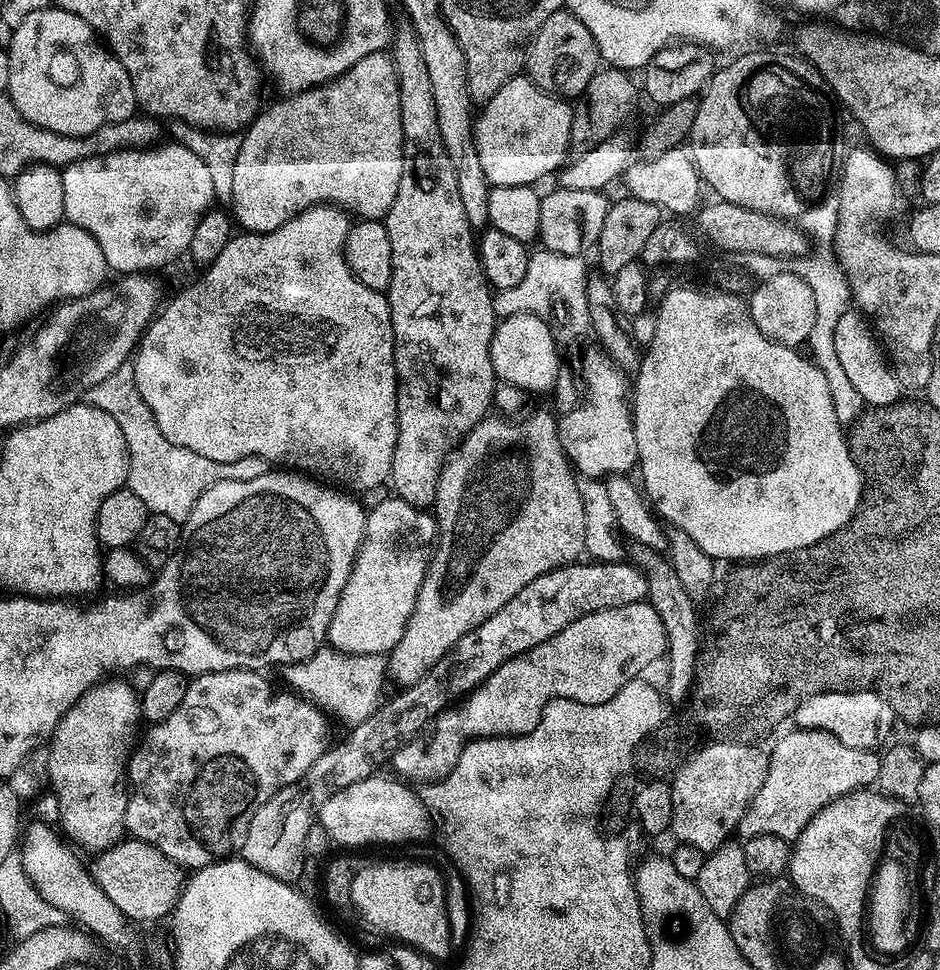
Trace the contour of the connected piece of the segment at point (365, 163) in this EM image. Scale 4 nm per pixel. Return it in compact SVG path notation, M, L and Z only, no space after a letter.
M375 52L362 62L354 62L336 80L330 80L319 88L308 88L305 92L285 95L284 100L272 104L268 109L257 111L252 123L243 129L240 136L240 149L234 162L234 190L232 191L231 215L244 232L269 232L278 230L286 222L301 216L307 208L317 206L335 206L356 218L379 220L387 216L390 206L394 206L394 194L398 194L398 182L402 178L402 158L404 157L404 139L402 138L402 114L400 113L400 95L398 94L398 74L391 55Z

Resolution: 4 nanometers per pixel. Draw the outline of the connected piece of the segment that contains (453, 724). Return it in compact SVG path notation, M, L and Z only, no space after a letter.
M647 602L586 614L542 642L542 646L534 646L534 650L526 650L526 654L498 666L483 684L455 706L445 708L427 731L396 751L390 760L391 771L413 785L435 785L453 772L471 741L533 732L544 707L552 700L577 700L580 704L615 701L631 680L665 655L667 646L662 618Z

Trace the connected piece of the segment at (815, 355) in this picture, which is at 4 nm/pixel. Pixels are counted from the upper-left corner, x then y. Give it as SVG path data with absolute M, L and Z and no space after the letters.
M817 258L812 266L802 270L803 278L810 284L810 289L814 292L817 299L817 321L814 328L810 331L807 347L812 347L810 351L811 359L826 374L826 382L830 382L830 398L834 398L834 414L838 414L838 422L841 426L851 426L855 424L856 417L865 411L864 400L854 390L854 385L846 378L846 373L842 370L842 365L838 362L837 351L834 348L835 326L842 314L849 311L850 293L848 290L848 279L840 271L835 259Z

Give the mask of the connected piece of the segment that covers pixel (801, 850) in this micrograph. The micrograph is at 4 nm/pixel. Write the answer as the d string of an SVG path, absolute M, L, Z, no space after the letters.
M857 790L855 792L849 792L847 796L840 796L837 798L837 800L831 800L827 804L827 806L822 809L822 811L820 811L818 814L814 814L814 818L810 818L810 822L802 830L802 834L791 845L792 857L790 859L788 859L788 870L787 870L786 876L787 876L787 879L790 881L790 884L791 884L790 879L792 879L792 884L794 886L793 889L795 889L795 891L797 893L812 892L812 898L819 898L819 900L825 901L828 906L829 913L831 913L831 915L834 917L836 924L841 925L841 926L845 927L845 929L846 929L846 938L844 940L852 940L852 944L860 944L860 936L856 936L856 932L860 932L860 899L862 899L862 897L864 897L864 880L868 880L868 868L872 868L872 856L876 856L876 844L880 844L880 828L884 828L884 820L888 820L888 816L892 816L894 814L892 812L893 806L894 806L893 797L887 796L879 790Z

